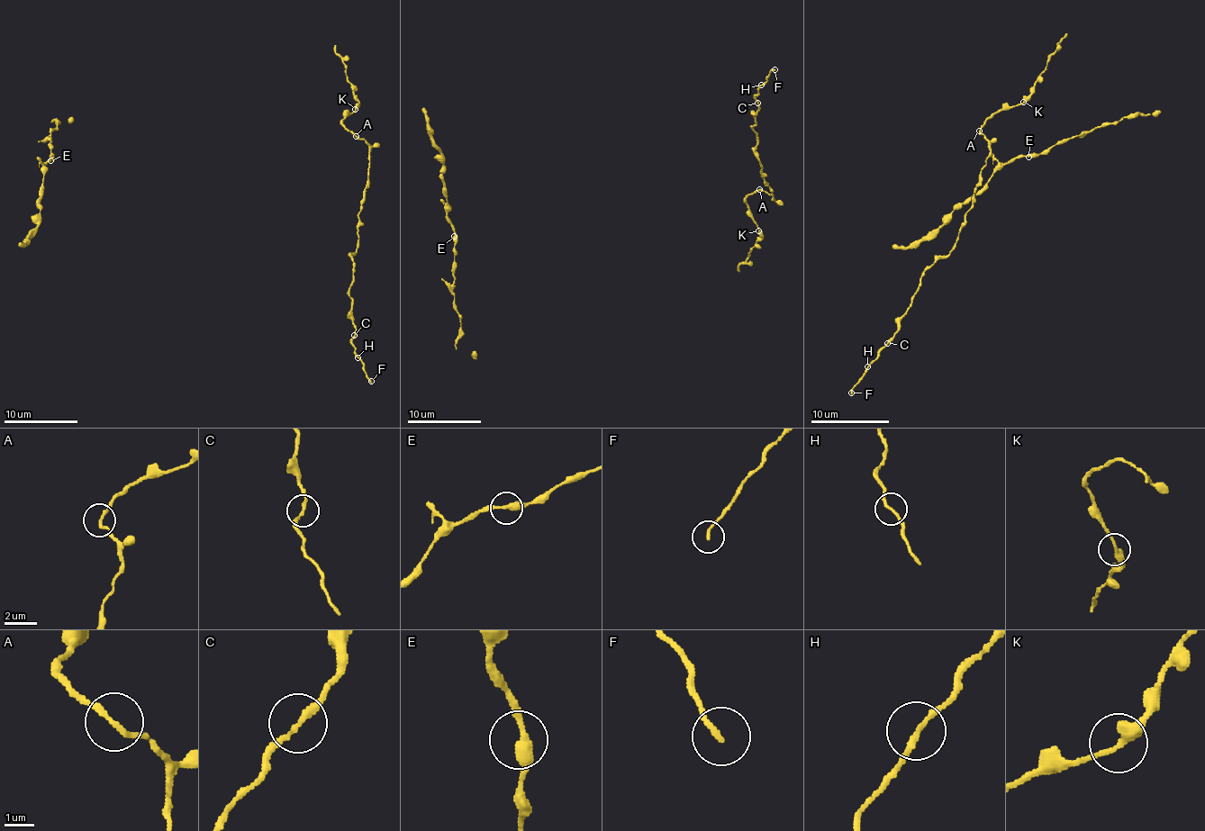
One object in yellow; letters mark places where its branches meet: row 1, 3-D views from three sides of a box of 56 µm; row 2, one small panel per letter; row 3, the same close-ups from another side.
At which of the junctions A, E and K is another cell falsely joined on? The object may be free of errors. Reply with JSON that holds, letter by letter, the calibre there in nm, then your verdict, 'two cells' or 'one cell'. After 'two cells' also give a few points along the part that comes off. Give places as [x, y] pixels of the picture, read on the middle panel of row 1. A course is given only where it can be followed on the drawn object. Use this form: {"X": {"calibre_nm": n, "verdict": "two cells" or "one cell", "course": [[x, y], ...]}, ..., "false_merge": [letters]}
{"A": {"calibre_nm": 180, "verdict": "one cell"}, "E": {"calibre_nm": 340, "verdict": "one cell"}, "K": {"calibre_nm": 320, "verdict": "one cell"}, "false_merge": []}

